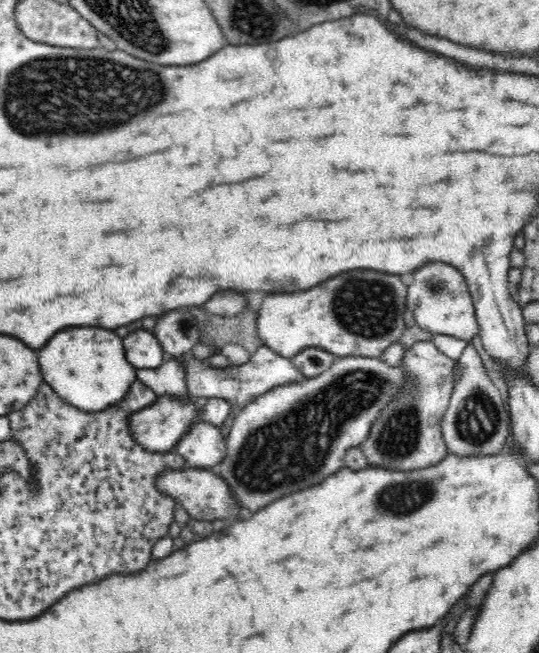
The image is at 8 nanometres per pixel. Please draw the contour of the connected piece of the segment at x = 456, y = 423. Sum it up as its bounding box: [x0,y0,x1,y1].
[442,345,511,456]

